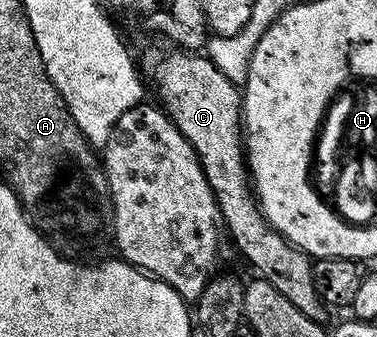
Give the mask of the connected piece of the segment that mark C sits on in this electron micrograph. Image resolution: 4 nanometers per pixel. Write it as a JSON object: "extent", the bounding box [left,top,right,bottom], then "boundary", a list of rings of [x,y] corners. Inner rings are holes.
{"extent":[144,46,324,319],"boundary":[[[150,46],[144,54],[158,88],[157,101],[176,124],[178,131],[192,144],[214,199],[218,201],[218,212],[225,233],[226,230],[230,233],[239,252],[258,269],[257,273],[272,283],[289,302],[296,304],[304,316],[321,319],[324,298],[314,280],[310,255],[303,254],[288,239],[277,234],[258,209],[246,161],[242,90],[239,83],[228,80],[228,76],[224,76],[224,72],[220,72],[220,68],[216,68],[216,64],[212,64],[205,53],[162,46]]]}

